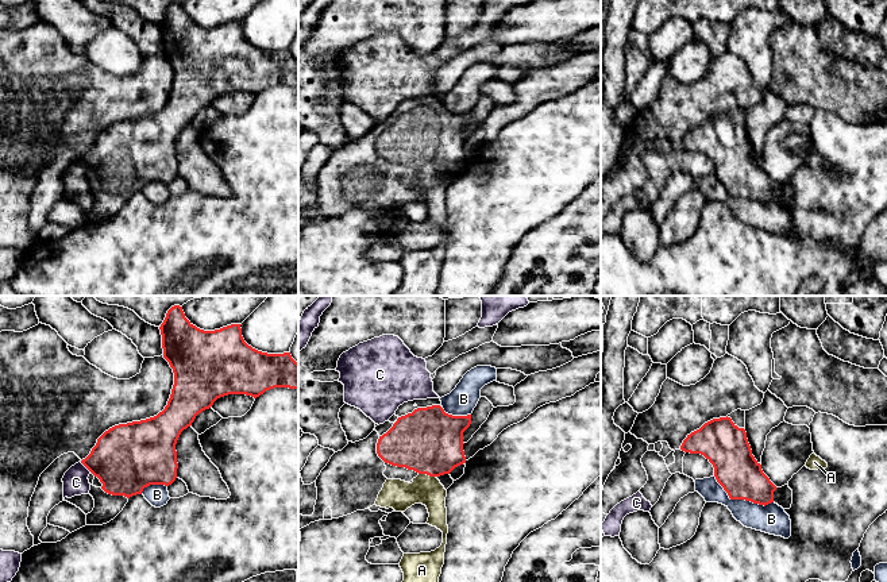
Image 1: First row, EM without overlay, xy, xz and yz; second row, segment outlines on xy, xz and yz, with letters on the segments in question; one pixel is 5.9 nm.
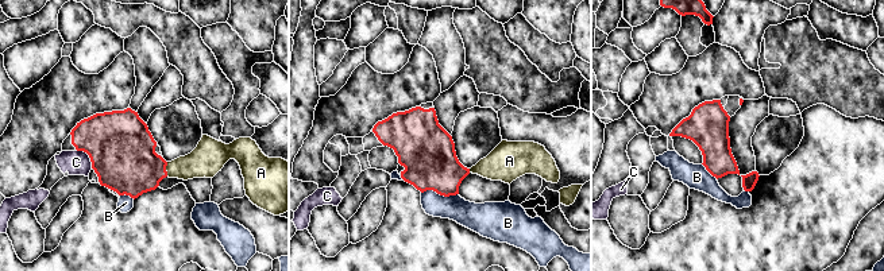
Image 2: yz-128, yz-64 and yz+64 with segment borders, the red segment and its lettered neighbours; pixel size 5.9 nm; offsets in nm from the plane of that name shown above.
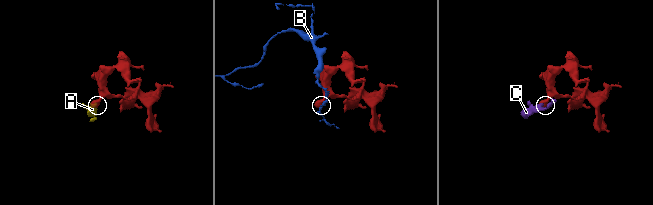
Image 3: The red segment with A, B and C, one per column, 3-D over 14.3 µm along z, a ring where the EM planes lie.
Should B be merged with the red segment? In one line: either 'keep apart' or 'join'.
keep apart

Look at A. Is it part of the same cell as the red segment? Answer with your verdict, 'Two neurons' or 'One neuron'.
One neuron

